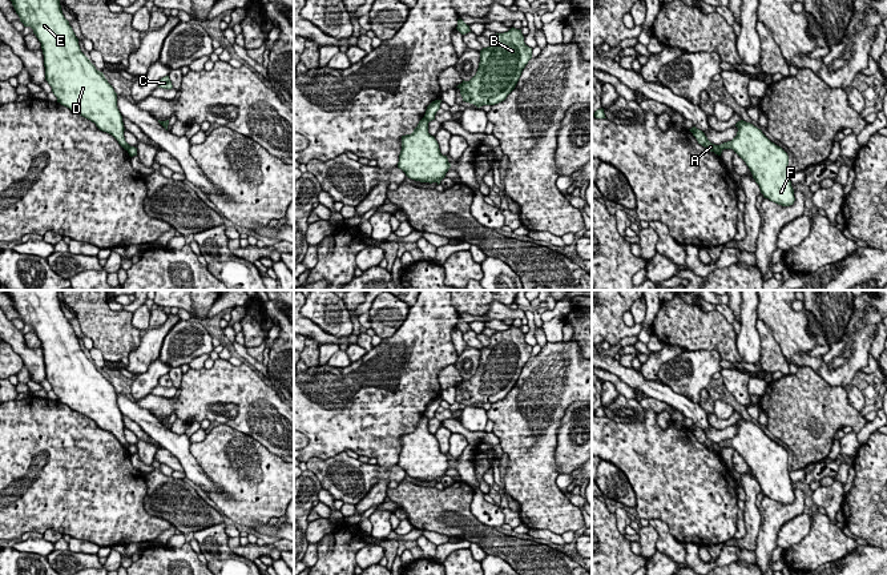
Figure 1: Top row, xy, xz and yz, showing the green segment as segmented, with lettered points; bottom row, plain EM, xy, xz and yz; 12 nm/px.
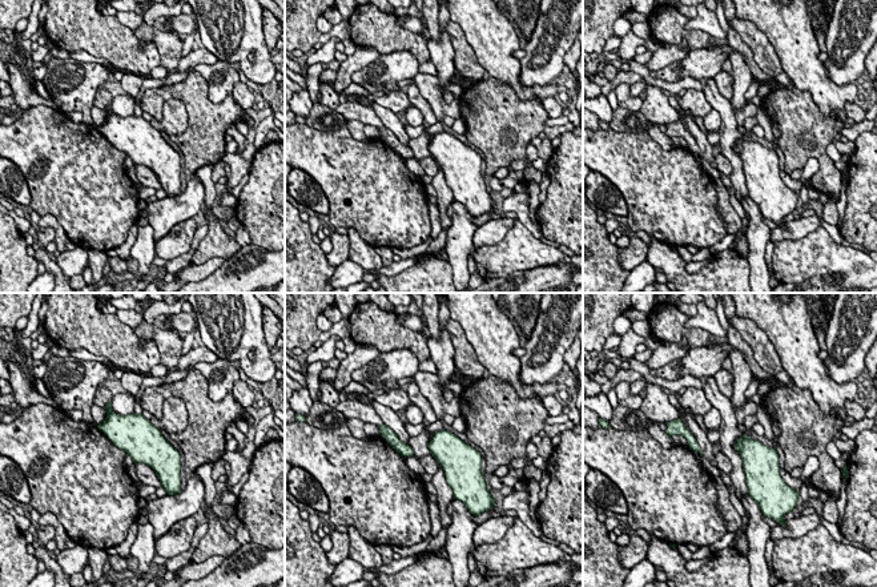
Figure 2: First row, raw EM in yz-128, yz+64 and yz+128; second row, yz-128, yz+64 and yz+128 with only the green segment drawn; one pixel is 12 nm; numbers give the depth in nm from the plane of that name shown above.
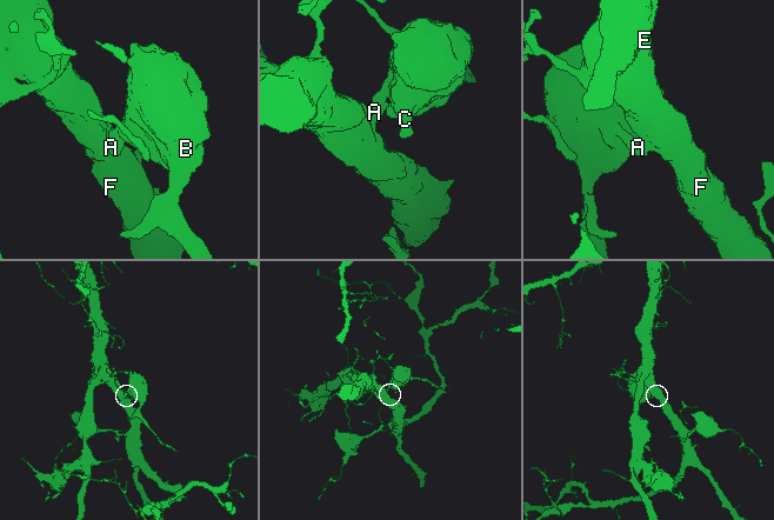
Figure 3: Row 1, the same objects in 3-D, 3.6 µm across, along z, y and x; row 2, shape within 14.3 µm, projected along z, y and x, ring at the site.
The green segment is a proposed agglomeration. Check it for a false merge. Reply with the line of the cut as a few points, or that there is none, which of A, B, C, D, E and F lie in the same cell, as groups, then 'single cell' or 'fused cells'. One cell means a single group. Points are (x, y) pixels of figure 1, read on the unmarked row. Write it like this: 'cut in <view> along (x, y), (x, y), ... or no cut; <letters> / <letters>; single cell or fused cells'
cut in yz along (717, 443), (721, 450); A B C / D E F; fused cells

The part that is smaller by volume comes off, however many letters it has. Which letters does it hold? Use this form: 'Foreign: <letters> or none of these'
Foreign: A, B, C

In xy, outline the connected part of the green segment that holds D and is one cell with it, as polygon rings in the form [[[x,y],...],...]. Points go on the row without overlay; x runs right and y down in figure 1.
[[[4,290],[20,315],[24,325],[31,325],[41,341],[45,365],[45,378],[52,385],[57,401],[72,410],[90,418],[96,425],[112,433],[128,449],[124,435],[122,414],[117,406],[117,391],[104,371],[97,369],[90,358],[81,350],[69,319],[64,315],[59,290]]]

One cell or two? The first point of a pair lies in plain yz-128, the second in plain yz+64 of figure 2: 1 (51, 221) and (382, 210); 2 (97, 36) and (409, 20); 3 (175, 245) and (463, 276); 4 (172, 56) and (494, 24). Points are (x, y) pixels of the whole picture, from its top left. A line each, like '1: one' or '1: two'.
1: two
2: two
3: two
4: two

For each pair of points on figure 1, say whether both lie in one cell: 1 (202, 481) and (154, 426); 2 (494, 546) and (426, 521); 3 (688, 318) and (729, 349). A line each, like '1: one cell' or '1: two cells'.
1: one cell
2: one cell
3: one cell

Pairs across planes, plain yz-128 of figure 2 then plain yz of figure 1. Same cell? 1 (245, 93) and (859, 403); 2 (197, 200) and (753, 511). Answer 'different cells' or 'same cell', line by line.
1: same cell
2: different cells

